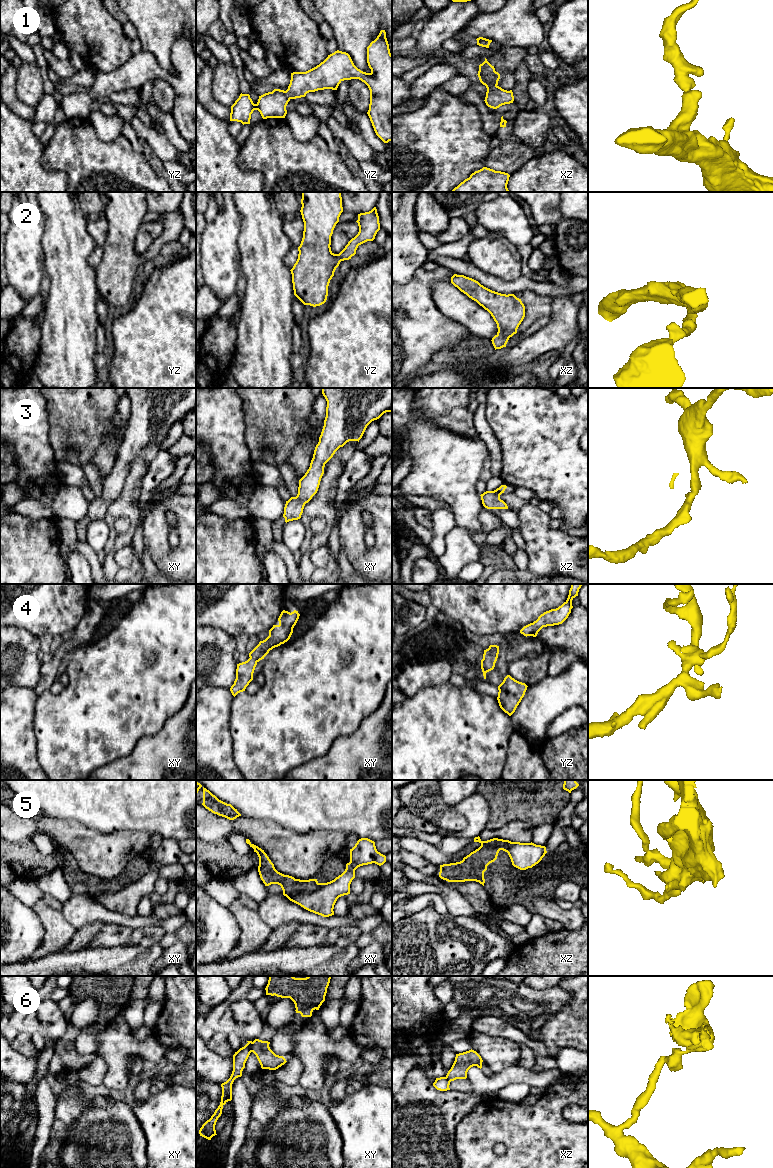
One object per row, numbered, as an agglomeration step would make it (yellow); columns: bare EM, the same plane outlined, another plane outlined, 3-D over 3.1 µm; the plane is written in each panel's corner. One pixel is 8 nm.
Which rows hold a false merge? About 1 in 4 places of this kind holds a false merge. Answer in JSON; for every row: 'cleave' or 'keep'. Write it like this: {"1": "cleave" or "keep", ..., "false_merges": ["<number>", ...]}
{"1": "keep", "2": "keep", "3": "keep", "4": "keep", "5": "cleave", "6": "cleave", "false_merges": ["5", "6"]}

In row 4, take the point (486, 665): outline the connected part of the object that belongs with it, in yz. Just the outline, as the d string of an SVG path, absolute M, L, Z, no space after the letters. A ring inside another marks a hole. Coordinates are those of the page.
M490 645L488 649L484 650L483 659L481 660L481 669L484 679L486 673L493 670L499 654L499 646Z

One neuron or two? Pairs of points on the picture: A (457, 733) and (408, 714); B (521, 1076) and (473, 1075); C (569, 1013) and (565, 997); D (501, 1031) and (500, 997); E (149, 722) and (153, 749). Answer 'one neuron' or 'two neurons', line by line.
A: one neuron
B: one neuron
C: two neurons
D: two neurons
E: two neurons

